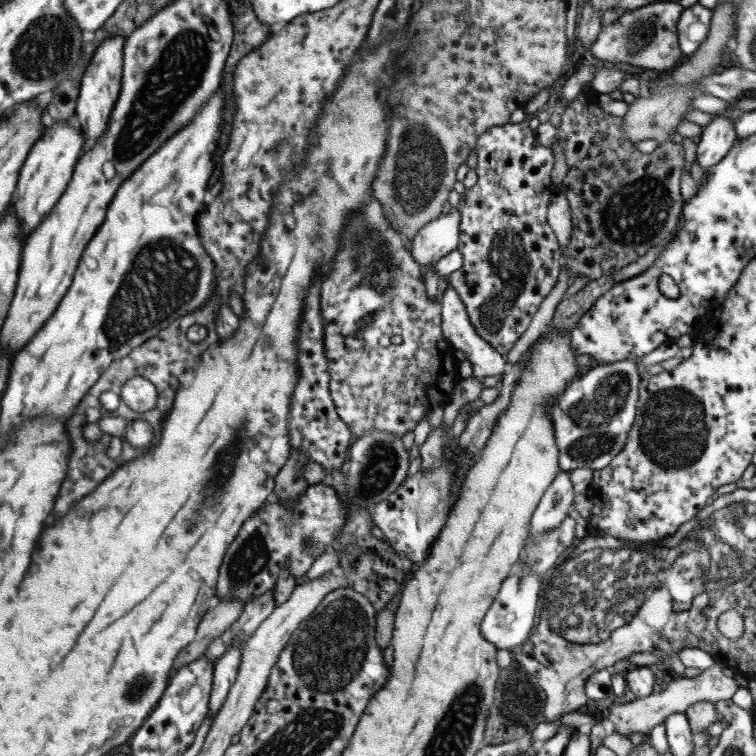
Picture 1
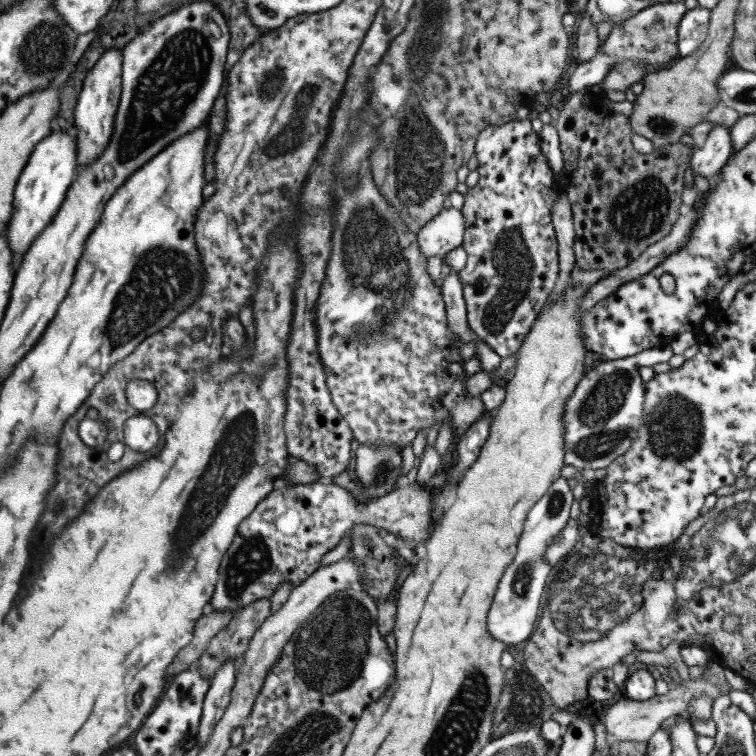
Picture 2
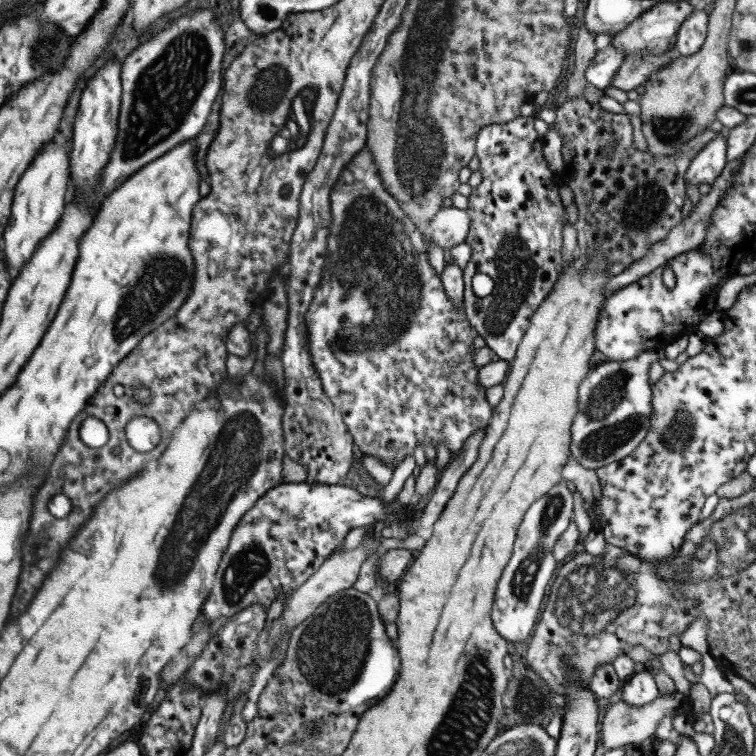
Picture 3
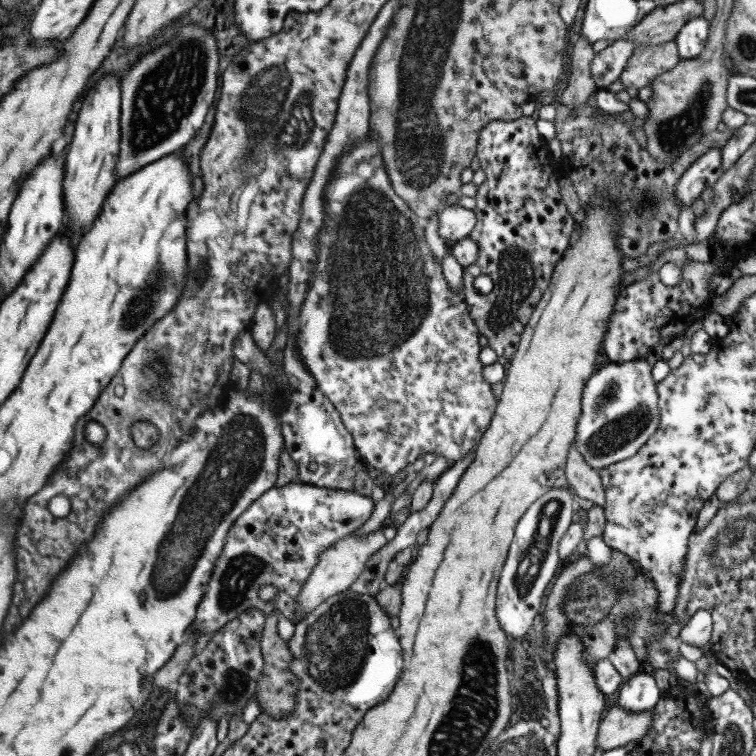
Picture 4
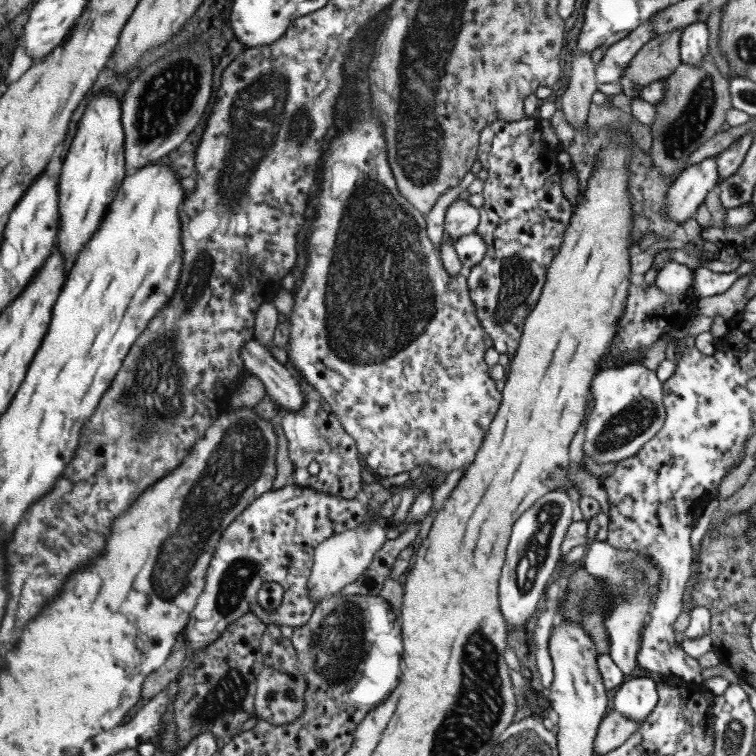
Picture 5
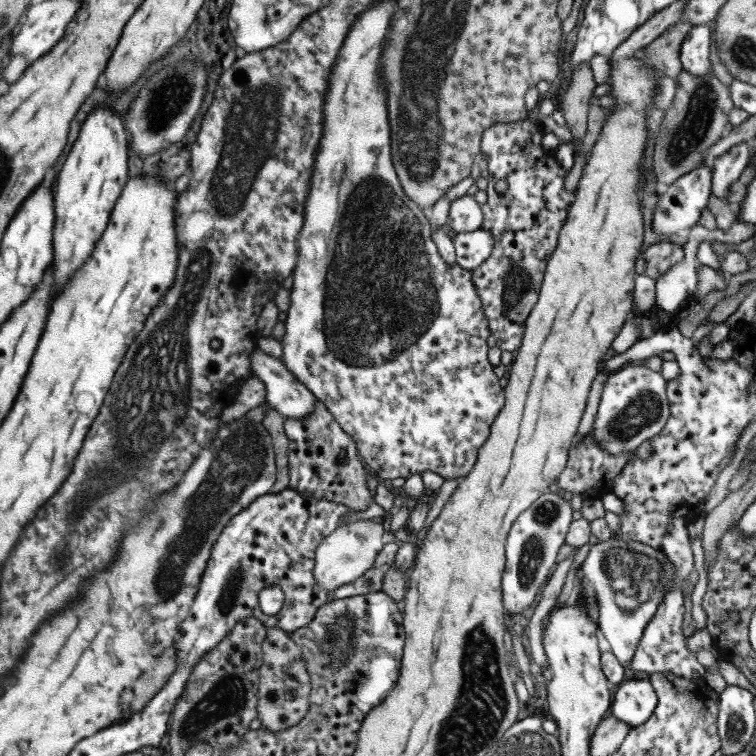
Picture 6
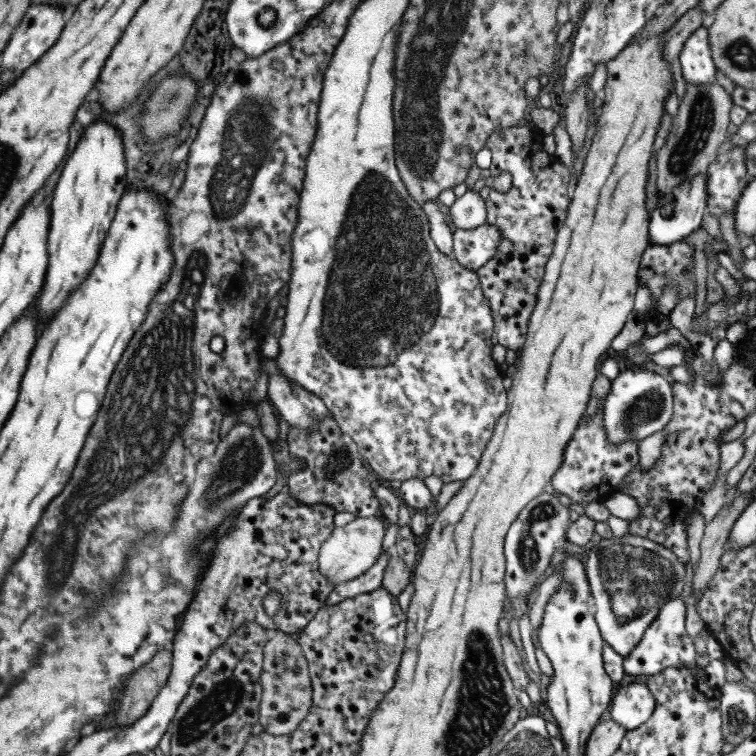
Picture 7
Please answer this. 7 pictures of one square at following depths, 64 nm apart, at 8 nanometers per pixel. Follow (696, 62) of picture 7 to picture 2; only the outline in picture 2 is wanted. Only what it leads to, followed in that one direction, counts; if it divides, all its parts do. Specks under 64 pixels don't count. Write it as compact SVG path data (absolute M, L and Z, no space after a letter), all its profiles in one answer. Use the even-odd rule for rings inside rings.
M696 6L687 9L676 28L678 56L685 57L698 50L706 37L710 10Z

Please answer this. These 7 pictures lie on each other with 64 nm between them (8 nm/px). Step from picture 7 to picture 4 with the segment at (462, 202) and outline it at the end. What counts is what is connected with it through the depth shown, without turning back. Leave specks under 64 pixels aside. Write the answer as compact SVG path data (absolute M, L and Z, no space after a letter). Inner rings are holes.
M459 205L443 206L437 215L437 234L446 244L452 243L468 236L475 224L475 215L471 209Z

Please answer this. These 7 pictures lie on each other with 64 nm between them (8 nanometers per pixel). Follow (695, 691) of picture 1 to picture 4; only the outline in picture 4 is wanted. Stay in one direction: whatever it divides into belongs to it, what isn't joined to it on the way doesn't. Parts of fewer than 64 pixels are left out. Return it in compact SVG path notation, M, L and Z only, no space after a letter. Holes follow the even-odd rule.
M613 705L600 718L595 746L605 752L643 739L653 722L652 709L629 712Z

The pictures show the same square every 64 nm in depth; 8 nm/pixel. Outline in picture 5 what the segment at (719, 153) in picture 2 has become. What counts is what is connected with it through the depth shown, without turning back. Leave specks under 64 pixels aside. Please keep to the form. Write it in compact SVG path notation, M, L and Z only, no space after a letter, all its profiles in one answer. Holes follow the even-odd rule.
M714 157L685 167L666 190L664 200L668 221L680 226L686 218L693 218L707 192L716 186L718 174Z

